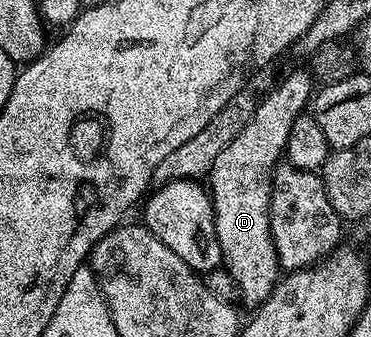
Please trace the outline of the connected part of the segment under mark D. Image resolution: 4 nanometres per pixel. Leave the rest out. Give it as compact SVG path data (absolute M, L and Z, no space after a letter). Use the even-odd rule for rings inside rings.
M308 71L289 72L269 93L263 95L257 101L257 109L251 118L251 122L247 122L247 126L243 126L243 130L239 130L239 134L235 138L235 142L231 142L231 146L227 146L227 150L223 150L223 154L219 154L219 158L215 158L215 166L211 166L207 177L207 191L209 199L213 201L213 213L215 214L215 234L219 238L219 250L221 251L221 262L227 271L231 274L231 278L235 278L237 290L240 299L246 300L252 306L259 306L272 294L274 288L279 283L279 265L277 263L277 255L275 254L275 242L271 238L271 222L269 221L269 207L271 206L271 198L273 197L273 170L277 167L279 161L285 156L285 147L287 146L287 138L291 134L291 126L295 126L295 118L299 118L310 107L311 97L315 92L315 81Z

